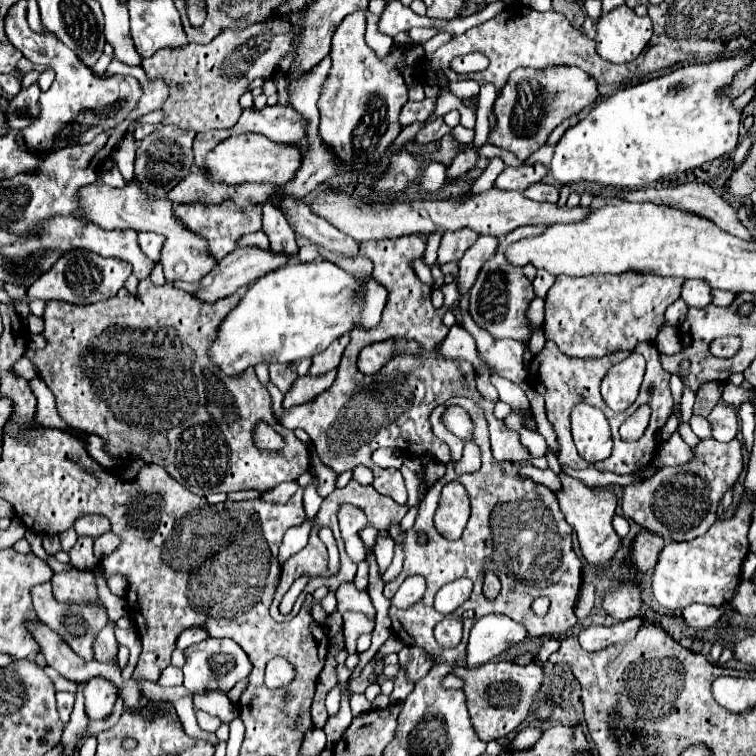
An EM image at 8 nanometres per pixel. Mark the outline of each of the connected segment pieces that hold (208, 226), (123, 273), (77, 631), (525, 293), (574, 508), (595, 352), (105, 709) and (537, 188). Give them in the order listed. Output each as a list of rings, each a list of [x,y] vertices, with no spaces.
[[[225,202],[223,206],[207,206],[207,208],[205,206],[173,206],[173,214],[175,218],[181,220],[181,224],[185,224],[187,230],[207,240],[207,250],[215,260],[233,252],[241,236],[261,230],[261,210],[235,210],[231,202]]]
[[[73,250],[71,254],[65,254],[65,258],[59,258],[55,266],[43,274],[37,282],[31,284],[27,290],[29,300],[57,300],[57,302],[69,302],[69,304],[95,304],[99,300],[113,298],[119,288],[123,288],[123,282],[129,278],[131,266],[117,258],[99,258],[97,254],[87,254],[85,250]]]
[[[51,582],[35,586],[35,590],[31,590],[31,596],[33,596],[35,612],[39,614],[39,620],[43,624],[47,624],[51,630],[55,630],[69,644],[69,648],[75,654],[79,654],[83,660],[91,660],[91,642],[93,642],[95,634],[99,634],[99,630],[109,622],[107,612],[101,608],[95,608],[95,606],[57,602],[53,596],[53,590],[51,590]]]
[[[495,254],[483,264],[473,288],[469,290],[469,310],[473,320],[481,328],[485,328],[493,338],[513,338],[529,346],[531,324],[527,320],[527,308],[533,298],[535,298],[535,290],[533,284],[525,278],[525,274],[521,270],[519,274],[515,274],[515,270],[507,270],[507,262],[503,262],[503,254]]]
[[[561,474],[563,478],[563,494],[557,494],[557,500],[561,504],[561,512],[565,514],[565,520],[571,524],[571,528],[577,534],[581,554],[589,566],[593,566],[597,572],[605,572],[609,568],[609,562],[615,558],[615,552],[621,548],[621,538],[611,526],[617,500],[613,492],[589,488],[583,482],[569,478],[567,474]]]
[[[623,272],[623,274],[591,274],[581,278],[563,276],[555,280],[547,298],[545,298],[545,338],[553,340],[559,350],[577,358],[599,358],[603,354],[611,354],[617,350],[633,350],[639,342],[653,342],[659,326],[663,324],[663,314],[667,306],[671,306],[681,296],[681,286],[685,278],[665,278],[657,274],[639,274],[639,272]]]
[[[93,678],[83,688],[85,696],[85,712],[89,720],[105,720],[111,716],[115,706],[115,690],[111,690],[109,682],[103,682],[103,678]]]
[[[543,182],[529,186],[523,194],[525,194],[525,198],[537,200],[537,202],[553,202],[555,204],[559,200],[559,188],[551,186],[551,184],[543,184]]]

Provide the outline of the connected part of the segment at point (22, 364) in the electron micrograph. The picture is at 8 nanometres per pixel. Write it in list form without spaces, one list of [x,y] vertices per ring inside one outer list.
[[[23,356],[21,360],[13,366],[13,370],[15,370],[17,376],[21,376],[21,378],[25,378],[25,380],[32,380],[38,376],[35,366],[33,366],[31,360],[26,356]]]

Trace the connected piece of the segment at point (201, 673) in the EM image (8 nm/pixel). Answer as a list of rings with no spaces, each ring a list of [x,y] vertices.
[[[207,638],[205,642],[193,644],[185,650],[185,666],[183,666],[185,682],[183,682],[183,686],[191,694],[203,694],[209,690],[229,692],[241,678],[247,678],[249,672],[251,672],[251,662],[249,662],[247,654],[229,638],[225,638],[225,640]]]

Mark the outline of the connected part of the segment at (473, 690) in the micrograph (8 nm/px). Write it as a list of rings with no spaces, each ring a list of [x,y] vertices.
[[[507,660],[487,662],[477,668],[455,668],[453,674],[465,680],[463,692],[467,696],[467,708],[469,708],[475,732],[479,734],[483,742],[503,738],[511,730],[515,730],[529,714],[533,696],[537,694],[539,686],[545,680],[543,668],[535,664],[521,666],[515,662],[507,662]]]

